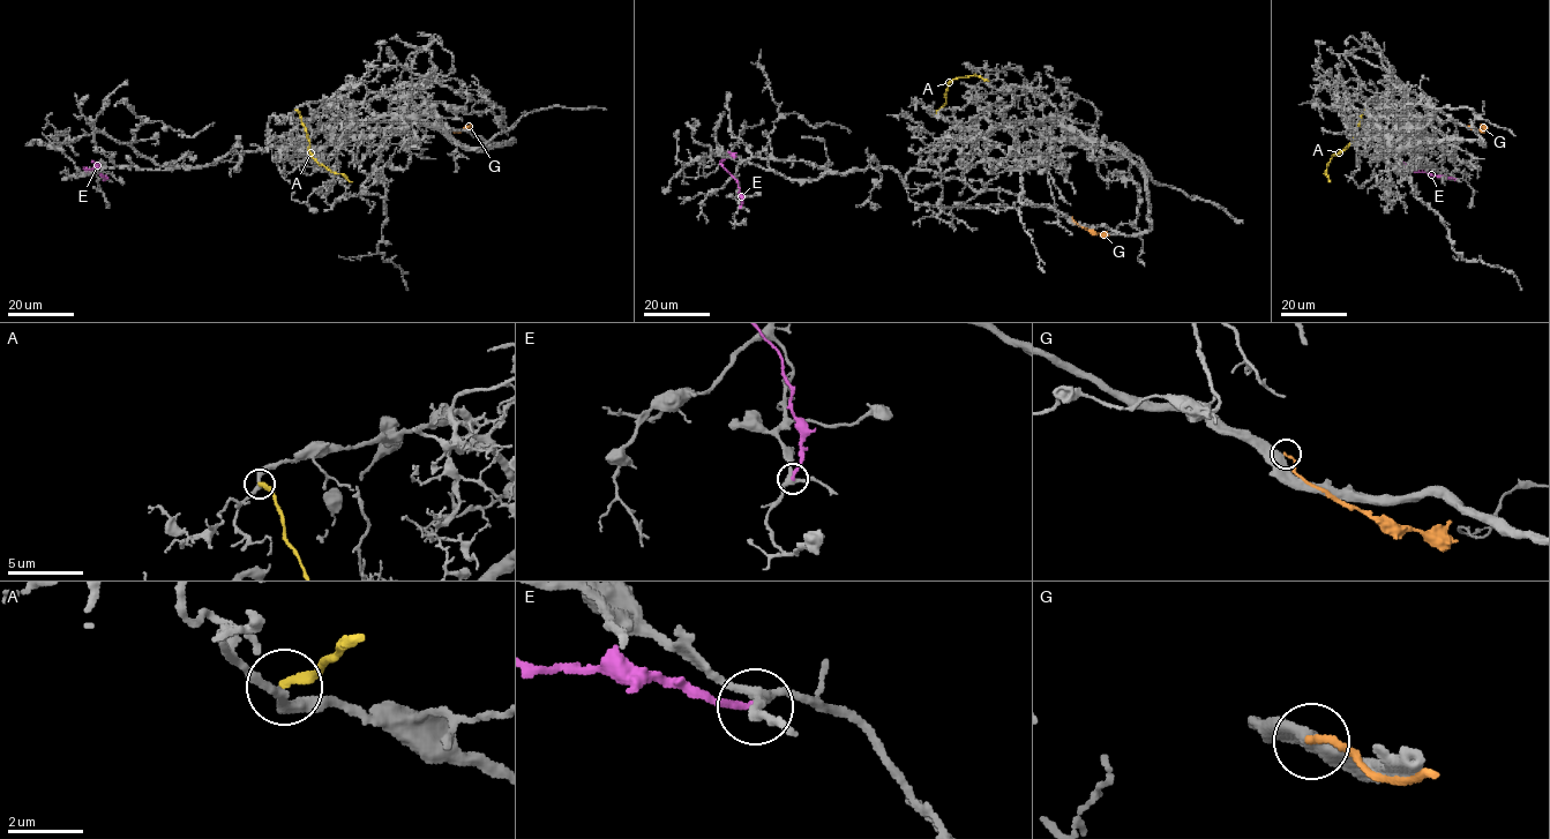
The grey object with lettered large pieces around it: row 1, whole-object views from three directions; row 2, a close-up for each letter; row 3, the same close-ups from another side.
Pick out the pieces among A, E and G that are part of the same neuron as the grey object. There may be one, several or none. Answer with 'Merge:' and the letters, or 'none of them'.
Merge: none of them

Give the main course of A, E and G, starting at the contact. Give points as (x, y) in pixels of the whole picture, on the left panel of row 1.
A: (296, 110), (313, 157), (352, 181)
E: (103, 179), (105, 177), (84, 169), (95, 166), (91, 160)
G: (434, 126), (454, 130), (471, 126)

